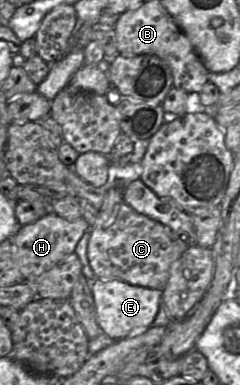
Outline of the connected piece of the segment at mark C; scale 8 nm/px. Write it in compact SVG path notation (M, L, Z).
M116 187L107 189L103 204L98 210L95 225L90 228L87 255L91 268L97 278L121 279L131 285L161 289L165 287L171 265L181 257L184 251L194 244L187 243L177 233L163 224L136 212L124 200L121 190Z

